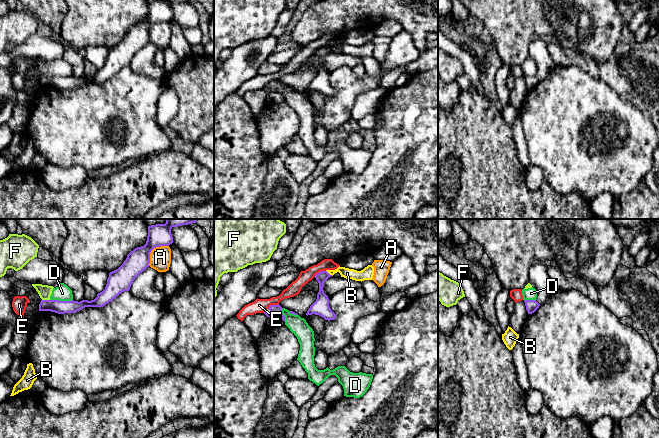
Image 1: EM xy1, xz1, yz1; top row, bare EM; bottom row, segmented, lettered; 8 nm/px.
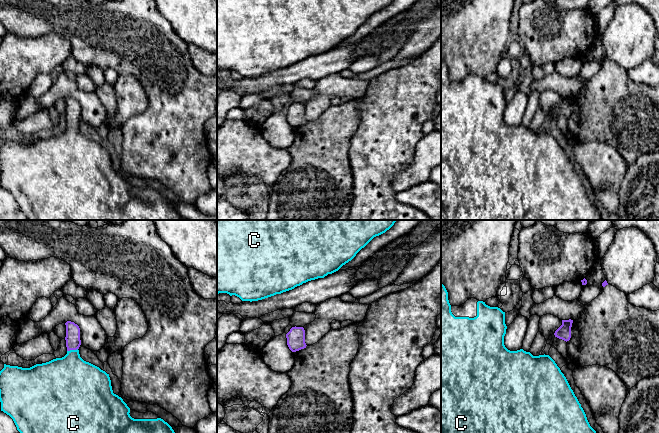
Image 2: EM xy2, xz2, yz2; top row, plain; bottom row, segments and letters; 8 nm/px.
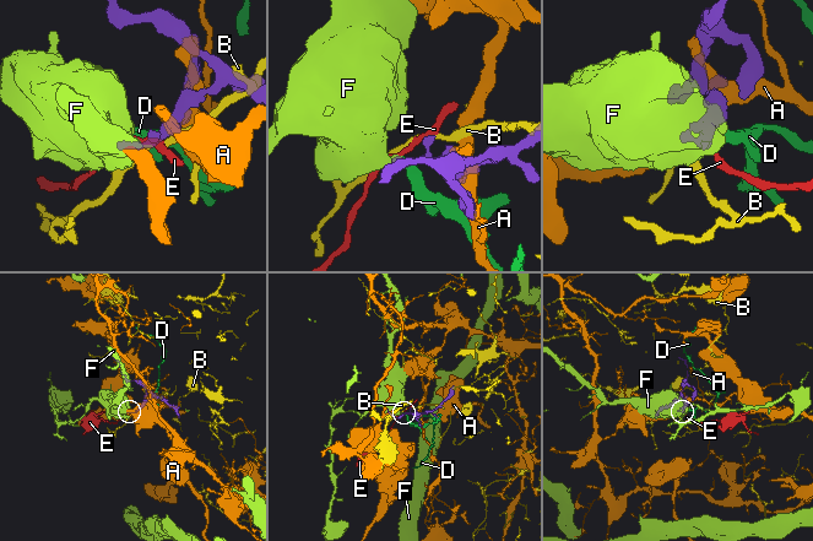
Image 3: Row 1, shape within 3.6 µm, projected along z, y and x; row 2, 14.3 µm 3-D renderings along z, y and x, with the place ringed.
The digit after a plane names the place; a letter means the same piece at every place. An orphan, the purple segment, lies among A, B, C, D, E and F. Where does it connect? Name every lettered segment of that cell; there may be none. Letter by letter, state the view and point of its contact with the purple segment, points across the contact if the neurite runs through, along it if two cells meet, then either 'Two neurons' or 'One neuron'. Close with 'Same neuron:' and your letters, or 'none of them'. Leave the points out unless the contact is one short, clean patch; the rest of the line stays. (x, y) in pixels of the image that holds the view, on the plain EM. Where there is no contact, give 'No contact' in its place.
A: Touches purple at xy1 (152, 25). Two neurons
B: Touches purple at xz1 (328, 49). Two neurons
C: Touches purple at xy2 (72, 125). Path across: xy2 (73, 118), (72, 125), (70, 156). One neuron
D: Touches purple at xy1 (61, 77). Boundary: xy1 (50, 75), (72, 76). Two neurons
E: Touches purple at xz1 (271, 81). Two neurons
F: Touches purple at xy1 (46, 76). Boundary: xy1 (42, 75), (49, 76). Two neurons
Same neuron: C

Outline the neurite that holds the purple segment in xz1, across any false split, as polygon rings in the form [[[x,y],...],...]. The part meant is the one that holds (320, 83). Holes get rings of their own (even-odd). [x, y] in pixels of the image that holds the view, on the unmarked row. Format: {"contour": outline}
{"contour": [[[321,47],[315,51],[316,56],[319,59],[319,68],[317,70],[316,77],[310,82],[306,91],[319,91],[323,93],[325,96],[334,96],[336,94],[336,90],[331,86],[329,82],[329,74],[324,69],[323,63],[324,58],[331,53],[327,47]]]}

